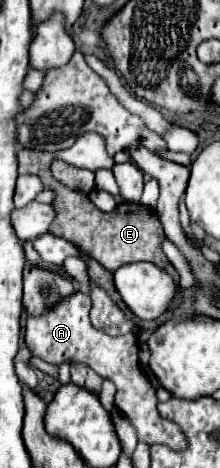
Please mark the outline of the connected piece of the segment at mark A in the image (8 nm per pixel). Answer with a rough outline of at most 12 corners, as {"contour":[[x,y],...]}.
{"contour":[[74,293],[28,317],[26,345],[52,363],[82,363],[116,385],[114,405],[146,445],[186,451],[156,411],[134,333],[90,323]]}

